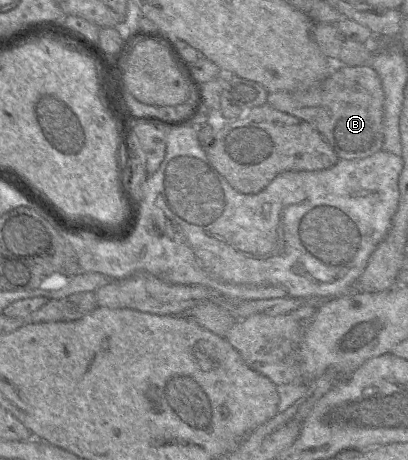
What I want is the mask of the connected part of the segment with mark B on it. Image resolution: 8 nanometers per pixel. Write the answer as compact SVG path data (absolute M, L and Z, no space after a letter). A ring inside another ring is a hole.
M338 65L327 78L310 89L268 93L267 104L314 126L339 159L362 159L383 148L384 91L371 65Z

